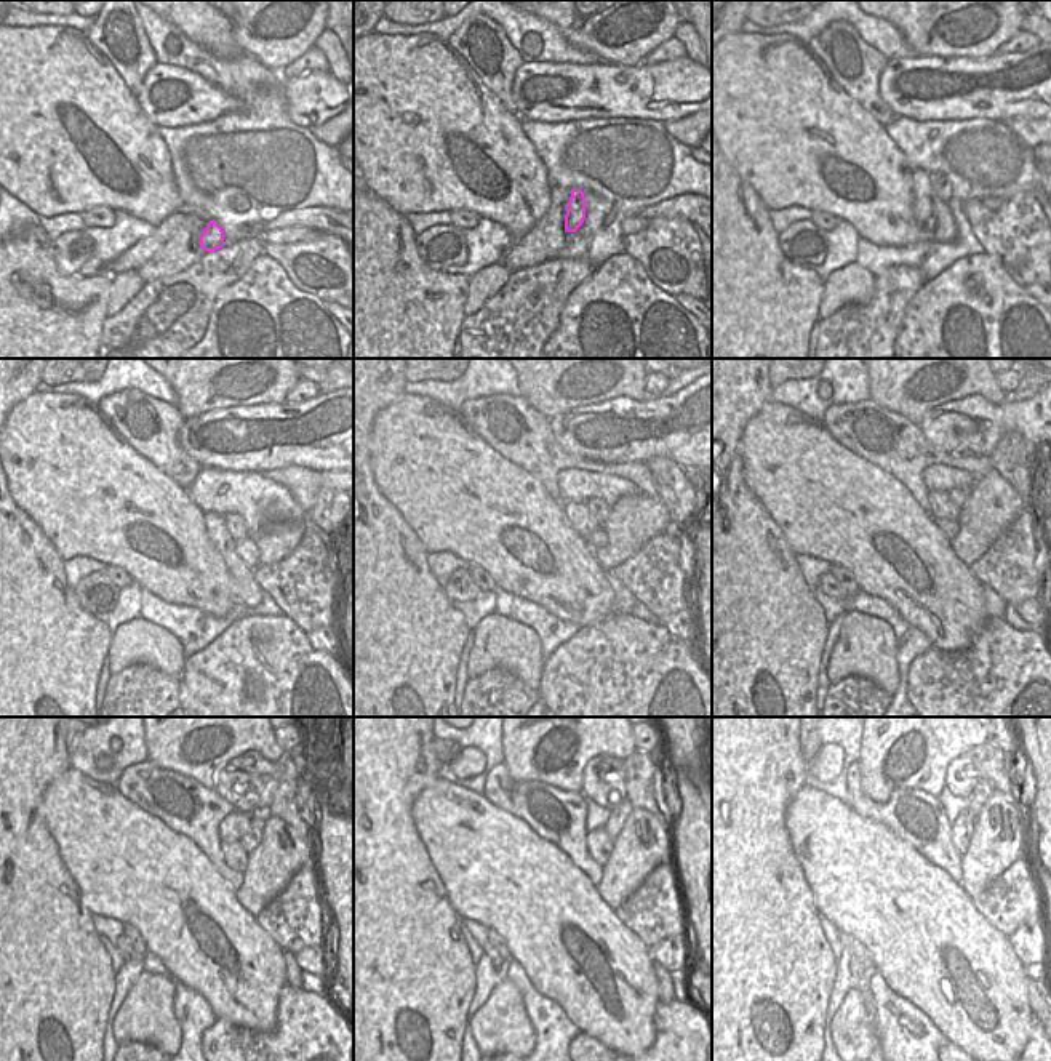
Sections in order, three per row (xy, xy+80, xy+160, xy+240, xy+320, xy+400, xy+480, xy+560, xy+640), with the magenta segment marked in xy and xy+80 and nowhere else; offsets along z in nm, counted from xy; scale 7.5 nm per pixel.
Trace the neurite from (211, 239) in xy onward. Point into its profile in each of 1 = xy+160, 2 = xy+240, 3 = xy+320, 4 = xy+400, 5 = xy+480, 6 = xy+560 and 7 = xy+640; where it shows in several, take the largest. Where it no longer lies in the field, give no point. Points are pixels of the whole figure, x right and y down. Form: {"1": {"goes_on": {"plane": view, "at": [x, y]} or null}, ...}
{"1": {"goes_on": {"plane": "xy+160", "at": [941, 186]}}, "2": {"goes_on": {"plane": "xy+240", "at": [235, 525]}}, "3": {"goes_on": {"plane": "xy+320", "at": [599, 509]}}, "4": {"goes_on": {"plane": "xy+400", "at": [959, 495]}}, "5": {"goes_on": {"plane": "xy+480", "at": [259, 816]}}, "6": {"goes_on": {"plane": "xy+560", "at": [618, 815]}}, "7": {"goes_on": {"plane": "xy+640", "at": [984, 789]}}}

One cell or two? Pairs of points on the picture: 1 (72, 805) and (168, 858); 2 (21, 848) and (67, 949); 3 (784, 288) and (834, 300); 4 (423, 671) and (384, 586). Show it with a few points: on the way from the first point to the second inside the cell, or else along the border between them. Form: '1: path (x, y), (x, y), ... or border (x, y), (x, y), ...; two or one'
1: path (96, 829), (125, 858), (144, 858); one
2: path (21, 874), (21, 903), (42, 924); one
3: border (824, 282), (818, 319); two
4: path (402, 650), (384, 632), (384, 607); one

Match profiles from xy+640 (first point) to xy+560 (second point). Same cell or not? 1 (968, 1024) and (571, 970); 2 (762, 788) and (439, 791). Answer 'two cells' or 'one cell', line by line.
1: one cell
2: two cells

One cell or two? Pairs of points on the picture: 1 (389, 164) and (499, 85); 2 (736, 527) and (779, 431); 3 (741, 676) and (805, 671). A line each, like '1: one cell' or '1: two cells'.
1: two cells
2: two cells
3: one cell

